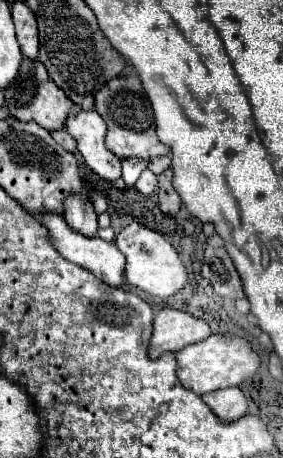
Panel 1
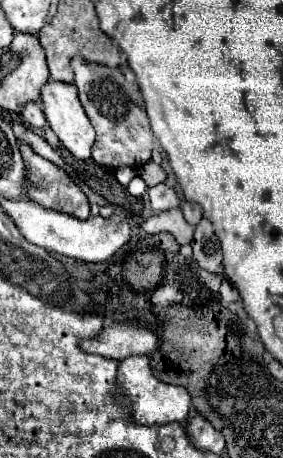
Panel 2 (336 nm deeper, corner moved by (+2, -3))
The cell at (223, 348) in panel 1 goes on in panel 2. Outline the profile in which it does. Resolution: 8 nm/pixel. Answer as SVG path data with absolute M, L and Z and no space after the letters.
M132 355L124 361L120 361L120 379L124 393L132 399L132 419L136 423L148 423L148 425L164 425L172 421L184 423L188 419L192 397L186 387L174 387L168 383L162 383L156 379L150 371L150 357L148 355Z

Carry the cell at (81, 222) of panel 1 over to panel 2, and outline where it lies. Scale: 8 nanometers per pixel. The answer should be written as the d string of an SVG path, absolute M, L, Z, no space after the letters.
M22 141L18 143L24 159L28 161L28 175L32 183L32 187L28 189L30 199L46 209L66 213L82 221L88 219L90 217L88 199L80 191L80 187L76 187L70 175L52 161L32 153L32 149L26 143Z

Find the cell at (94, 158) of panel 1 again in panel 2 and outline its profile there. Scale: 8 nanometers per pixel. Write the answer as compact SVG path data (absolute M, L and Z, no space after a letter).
M48 81L42 89L42 111L52 127L52 131L58 135L58 139L62 141L62 145L78 159L78 161L90 161L90 149L94 143L94 127L90 123L90 119L84 113L84 107L78 99L78 91L76 85L70 83L56 83L56 81Z

